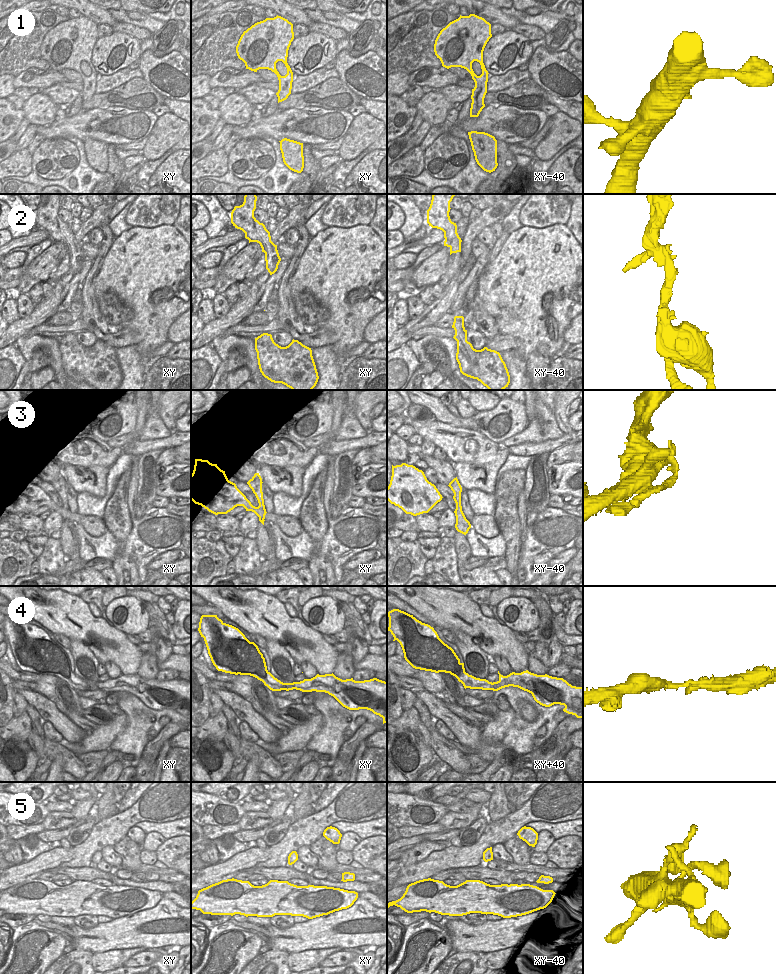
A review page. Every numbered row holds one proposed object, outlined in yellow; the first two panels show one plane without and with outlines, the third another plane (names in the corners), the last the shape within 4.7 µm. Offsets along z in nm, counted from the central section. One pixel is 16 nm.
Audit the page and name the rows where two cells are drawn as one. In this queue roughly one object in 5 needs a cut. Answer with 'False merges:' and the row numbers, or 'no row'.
False merges: 3

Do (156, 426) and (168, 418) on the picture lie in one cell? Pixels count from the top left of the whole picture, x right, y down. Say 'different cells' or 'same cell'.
different cells

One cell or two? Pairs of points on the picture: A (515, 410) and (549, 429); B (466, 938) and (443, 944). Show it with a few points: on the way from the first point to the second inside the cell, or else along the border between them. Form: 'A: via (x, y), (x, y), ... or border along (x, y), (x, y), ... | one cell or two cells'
A: border along (528, 421), (528, 424), (522, 431), (510, 436) | two cells
B: border along (447, 932), (453, 949) | two cells

